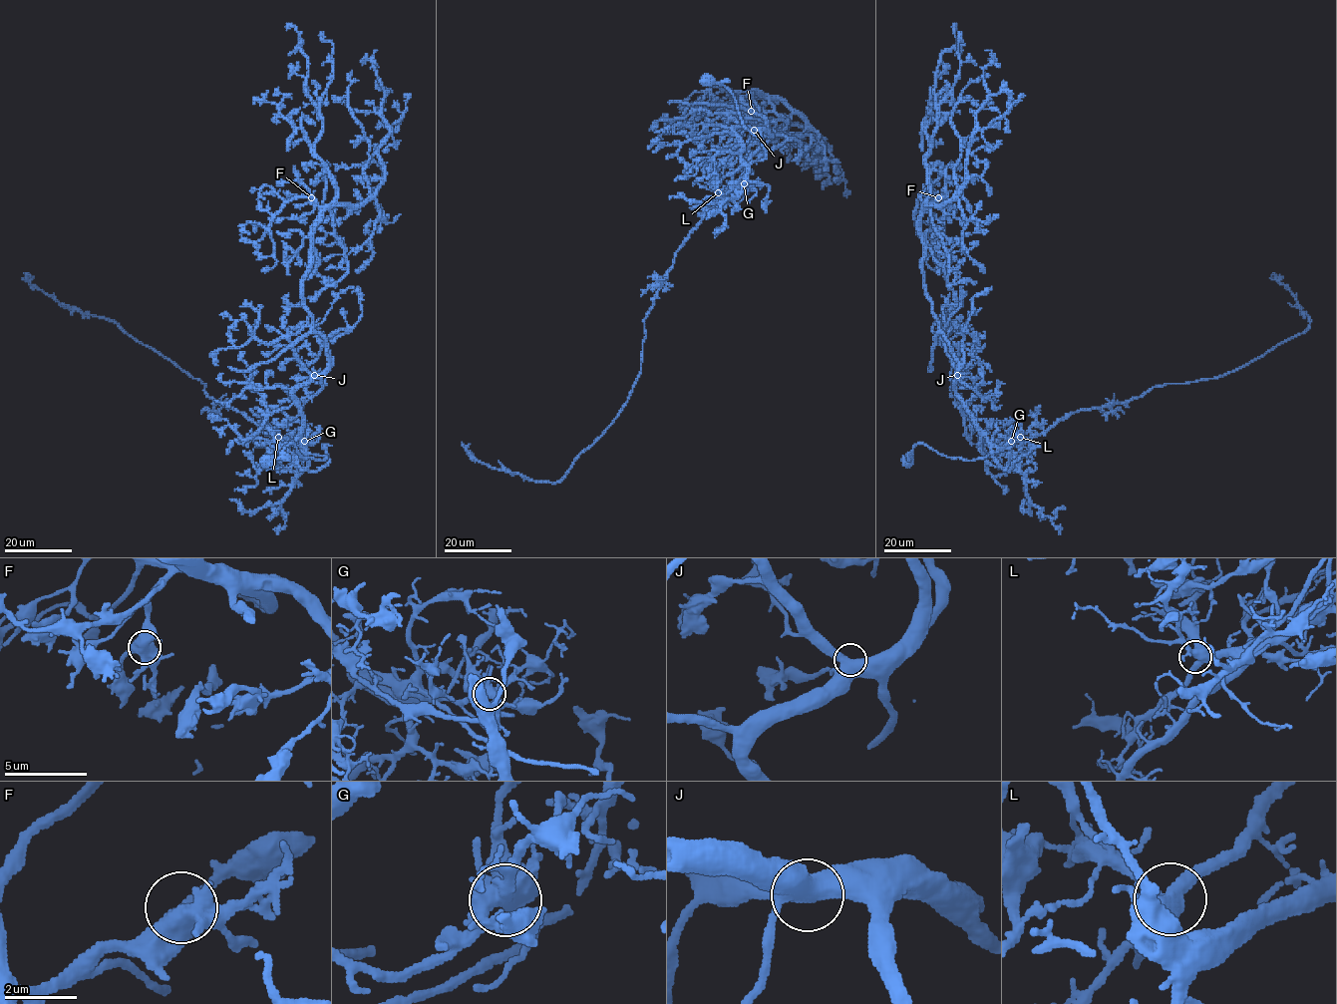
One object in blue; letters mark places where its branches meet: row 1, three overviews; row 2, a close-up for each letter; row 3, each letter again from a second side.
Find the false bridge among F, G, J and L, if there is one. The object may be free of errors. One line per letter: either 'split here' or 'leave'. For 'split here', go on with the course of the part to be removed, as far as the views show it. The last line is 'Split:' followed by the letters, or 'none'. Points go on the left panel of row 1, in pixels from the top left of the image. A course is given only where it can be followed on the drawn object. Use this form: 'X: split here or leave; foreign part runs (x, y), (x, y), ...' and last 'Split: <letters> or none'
F: leave
G: split here; foreign part runs (304, 441), (268, 436), (244, 413), (216, 402), (201, 381), (112, 321), (70, 309), (37, 288), (30, 276)
J: leave
L: leave
Split: G

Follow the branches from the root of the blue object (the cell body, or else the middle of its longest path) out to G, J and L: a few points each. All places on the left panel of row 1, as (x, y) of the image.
G: (270, 460), (278, 459), (289, 444), (295, 446), (303, 458), (320, 460), (326, 458), (306, 452), (304, 441)
J: (270, 460), (278, 459), (289, 444), (303, 458), (326, 458), (307, 453), (302, 412), (293, 395), (314, 375)
L: (270, 460), (278, 459), (289, 444), (303, 458), (326, 458), (278, 437)

